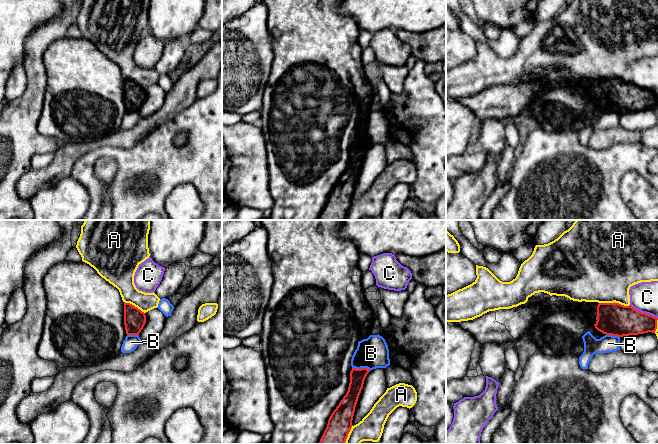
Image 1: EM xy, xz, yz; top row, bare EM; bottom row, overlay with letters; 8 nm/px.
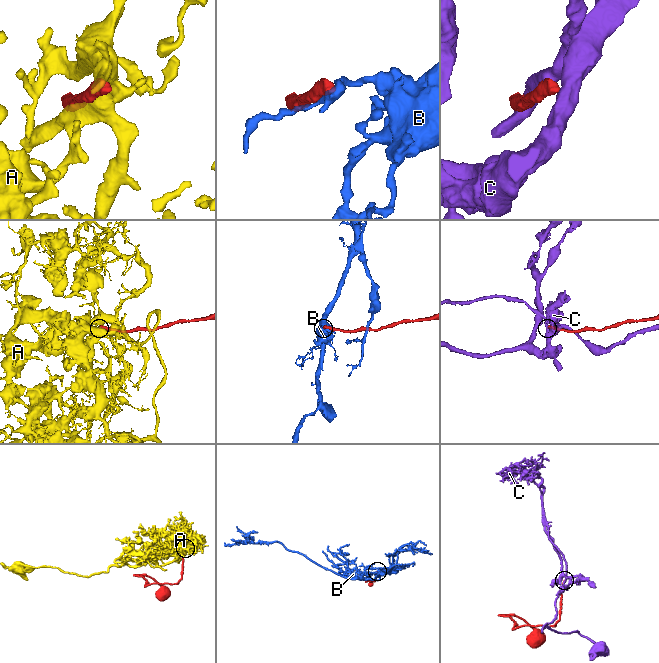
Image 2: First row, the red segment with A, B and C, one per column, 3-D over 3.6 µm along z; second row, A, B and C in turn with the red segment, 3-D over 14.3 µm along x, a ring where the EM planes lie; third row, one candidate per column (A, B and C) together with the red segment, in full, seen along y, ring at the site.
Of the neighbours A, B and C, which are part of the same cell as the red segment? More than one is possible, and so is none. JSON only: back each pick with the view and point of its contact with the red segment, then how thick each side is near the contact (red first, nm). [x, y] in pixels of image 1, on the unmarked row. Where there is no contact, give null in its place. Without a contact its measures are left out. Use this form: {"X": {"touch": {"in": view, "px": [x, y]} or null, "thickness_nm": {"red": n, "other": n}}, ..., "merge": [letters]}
{"merge": []}

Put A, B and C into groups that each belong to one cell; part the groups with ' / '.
A / B / C

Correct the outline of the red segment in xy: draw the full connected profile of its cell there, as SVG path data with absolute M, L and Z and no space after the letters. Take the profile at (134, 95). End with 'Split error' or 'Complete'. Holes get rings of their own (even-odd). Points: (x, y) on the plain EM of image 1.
M124 78L124 101L127 111L139 111L146 99L146 91L130 79Z. Complete

